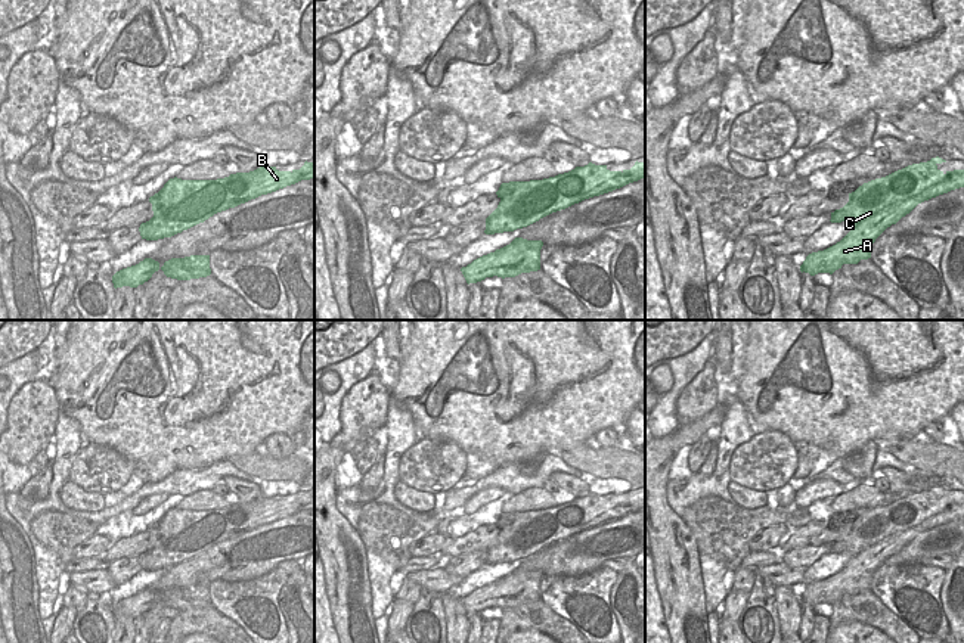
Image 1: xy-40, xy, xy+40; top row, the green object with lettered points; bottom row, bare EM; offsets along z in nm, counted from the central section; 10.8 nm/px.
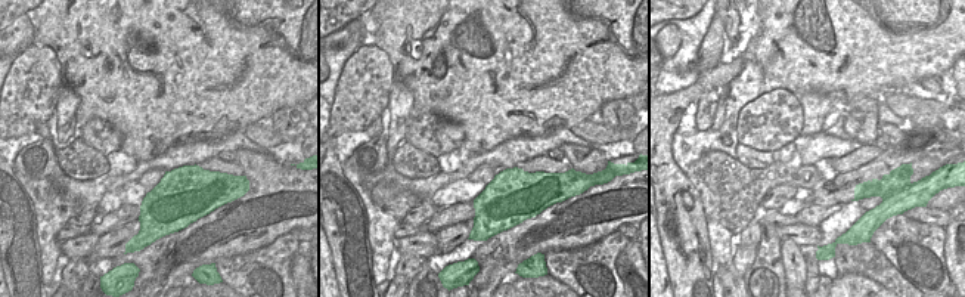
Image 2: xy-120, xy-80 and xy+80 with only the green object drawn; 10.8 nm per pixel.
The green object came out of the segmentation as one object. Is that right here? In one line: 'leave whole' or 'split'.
split

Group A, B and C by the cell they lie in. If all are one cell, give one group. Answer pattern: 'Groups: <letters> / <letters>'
Groups: A B / C.

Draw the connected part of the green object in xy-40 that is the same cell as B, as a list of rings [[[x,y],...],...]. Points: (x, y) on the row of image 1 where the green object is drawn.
[[[306,161],[300,170],[292,171],[279,171],[276,167],[269,167],[266,175],[260,181],[241,181],[244,184],[241,187],[241,196],[251,201],[261,195],[267,195],[301,180],[310,178],[314,178],[314,162]]]

